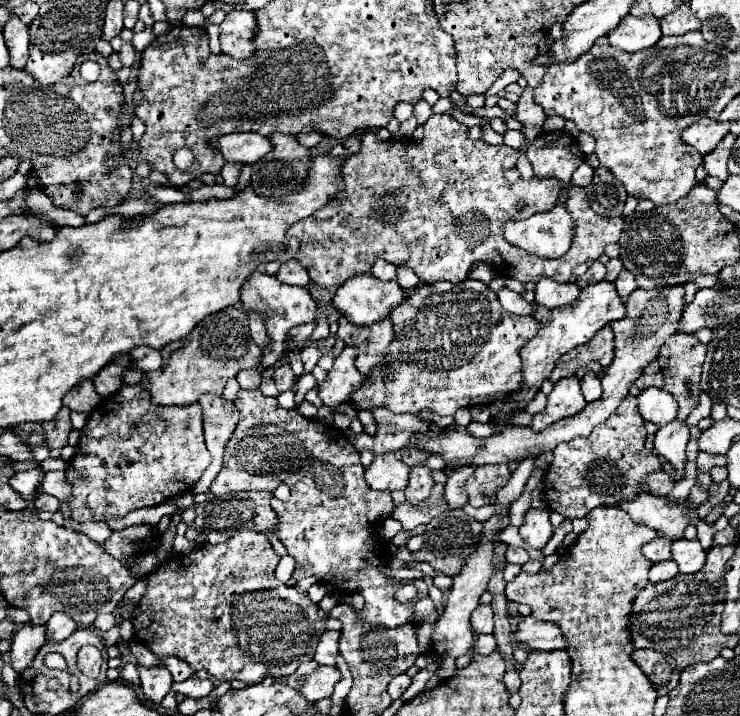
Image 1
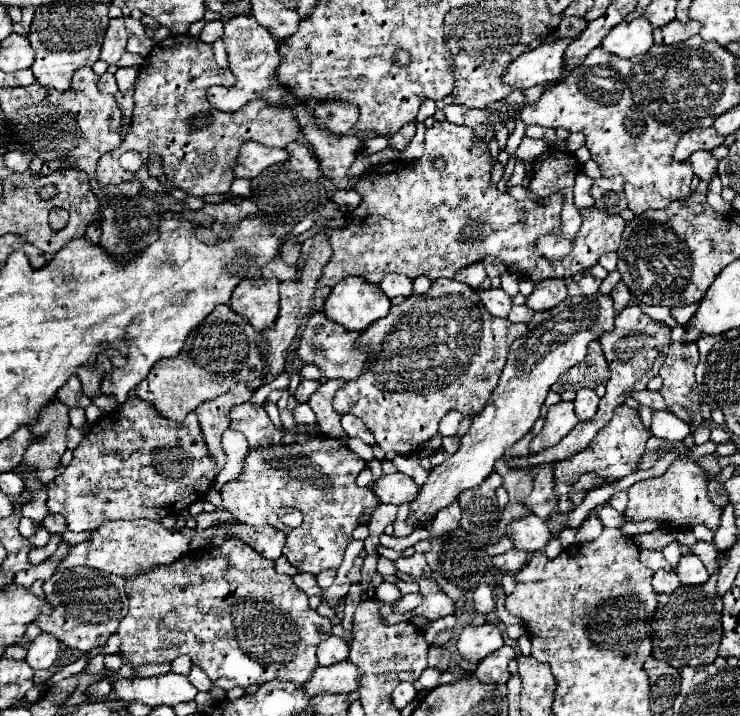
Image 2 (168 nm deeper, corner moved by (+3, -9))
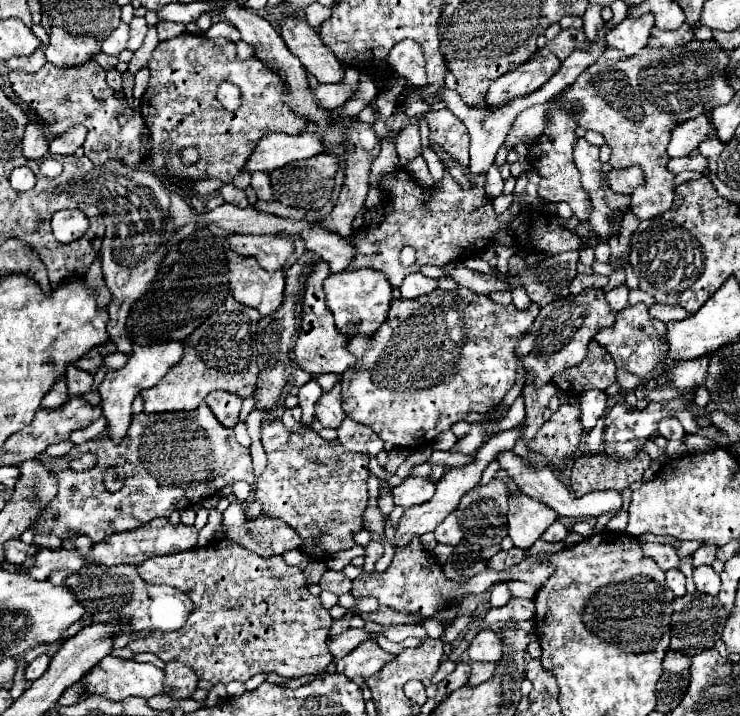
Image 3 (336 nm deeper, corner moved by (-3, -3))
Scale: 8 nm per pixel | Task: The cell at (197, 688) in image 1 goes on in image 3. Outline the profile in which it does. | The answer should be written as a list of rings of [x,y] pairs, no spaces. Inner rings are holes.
[[[106,656],[106,660],[102,660],[102,664],[98,664],[98,668],[92,668],[92,672],[88,676],[84,676],[84,692],[86,694],[96,694],[96,696],[104,696],[108,700],[124,700],[126,696],[140,696],[144,700],[150,700],[156,694],[162,694],[162,680],[164,680],[164,672],[160,668],[156,668],[154,664],[138,664],[134,660],[124,660],[124,658],[116,658],[116,656]]]

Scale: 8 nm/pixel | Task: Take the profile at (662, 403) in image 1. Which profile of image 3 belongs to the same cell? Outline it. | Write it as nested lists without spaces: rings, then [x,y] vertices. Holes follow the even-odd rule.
[[[670,418],[670,420],[662,420],[660,428],[658,428],[658,434],[668,438],[668,440],[682,440],[686,436],[682,424],[676,420],[676,418]]]

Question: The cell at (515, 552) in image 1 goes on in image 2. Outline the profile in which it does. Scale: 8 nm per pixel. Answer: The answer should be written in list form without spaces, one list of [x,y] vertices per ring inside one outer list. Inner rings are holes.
[[[512,548],[512,550],[504,552],[504,554],[494,556],[494,558],[492,558],[492,564],[494,564],[494,568],[498,568],[500,572],[510,572],[510,574],[514,574],[514,572],[522,570],[522,566],[528,562],[528,556],[530,556],[530,554],[524,554],[524,550]]]

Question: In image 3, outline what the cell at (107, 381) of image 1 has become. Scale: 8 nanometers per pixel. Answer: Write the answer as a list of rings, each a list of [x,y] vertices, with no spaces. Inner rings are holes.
[[[103,345],[94,348],[94,350],[90,350],[88,354],[84,354],[84,358],[78,358],[78,360],[74,362],[74,366],[78,366],[80,370],[86,370],[86,372],[90,372],[90,374],[94,374],[94,372],[100,368],[104,356],[108,354],[106,346],[107,345]]]

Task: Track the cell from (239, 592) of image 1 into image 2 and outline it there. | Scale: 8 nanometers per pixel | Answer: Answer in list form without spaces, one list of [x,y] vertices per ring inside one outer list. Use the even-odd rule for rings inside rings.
[[[228,538],[222,546],[200,548],[184,554],[170,566],[158,566],[154,572],[126,580],[130,610],[118,626],[122,654],[134,664],[162,664],[178,656],[190,656],[192,664],[202,668],[212,684],[230,688],[248,688],[270,680],[290,680],[302,684],[318,666],[316,648],[330,636],[332,622],[310,610],[308,596],[296,588],[290,576],[276,574],[274,562],[260,556],[248,544]]]

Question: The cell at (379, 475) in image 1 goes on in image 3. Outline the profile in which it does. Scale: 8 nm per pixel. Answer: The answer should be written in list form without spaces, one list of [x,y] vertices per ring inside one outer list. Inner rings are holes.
[[[406,478],[400,486],[392,488],[394,504],[402,508],[412,508],[428,502],[436,492],[436,484],[426,478]]]

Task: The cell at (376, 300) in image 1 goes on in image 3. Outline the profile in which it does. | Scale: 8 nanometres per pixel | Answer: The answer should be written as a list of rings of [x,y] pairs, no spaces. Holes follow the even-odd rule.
[[[350,270],[340,274],[330,274],[324,280],[326,304],[334,314],[336,328],[348,340],[354,336],[370,336],[388,316],[388,306],[392,300],[392,286],[386,276],[378,270]]]

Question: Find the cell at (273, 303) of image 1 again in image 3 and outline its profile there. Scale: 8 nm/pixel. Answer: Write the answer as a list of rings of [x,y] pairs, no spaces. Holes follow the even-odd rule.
[[[242,258],[240,264],[236,264],[234,268],[230,268],[230,290],[236,302],[252,306],[260,312],[260,316],[268,316],[270,312],[274,312],[284,298],[284,270],[276,270],[276,272],[268,272],[264,268],[258,266],[258,262],[254,258]]]

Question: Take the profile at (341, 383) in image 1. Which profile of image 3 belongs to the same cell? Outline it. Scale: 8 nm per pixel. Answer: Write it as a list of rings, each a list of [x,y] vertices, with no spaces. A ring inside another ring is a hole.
[[[336,384],[332,392],[324,394],[324,396],[318,400],[316,420],[318,420],[324,428],[338,428],[344,418],[346,418],[346,412],[344,412],[344,408],[342,408],[340,384]]]

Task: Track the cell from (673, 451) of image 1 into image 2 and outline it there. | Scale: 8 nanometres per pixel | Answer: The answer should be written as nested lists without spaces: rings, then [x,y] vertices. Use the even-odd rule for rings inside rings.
[[[678,458],[672,462],[666,474],[660,476],[660,480],[642,480],[642,482],[636,482],[634,488],[628,488],[628,508],[624,510],[624,514],[628,514],[632,522],[650,518],[672,528],[690,528],[696,524],[704,524],[716,530],[720,524],[722,508],[712,504],[706,492],[706,484],[708,484],[708,478],[696,462]]]

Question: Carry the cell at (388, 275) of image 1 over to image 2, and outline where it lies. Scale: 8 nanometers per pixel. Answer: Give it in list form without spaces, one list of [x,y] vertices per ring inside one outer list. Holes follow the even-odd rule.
[[[384,274],[380,288],[384,290],[384,294],[388,298],[410,296],[412,294],[412,280],[408,276],[400,276],[400,274]]]

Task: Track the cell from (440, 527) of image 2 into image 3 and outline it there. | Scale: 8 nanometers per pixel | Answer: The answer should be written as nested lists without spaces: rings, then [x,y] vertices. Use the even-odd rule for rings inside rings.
[[[450,514],[450,516],[434,530],[434,538],[436,538],[436,542],[440,542],[440,544],[450,544],[450,546],[456,546],[456,544],[462,540],[462,530],[460,530],[460,524],[458,524],[456,514]]]

